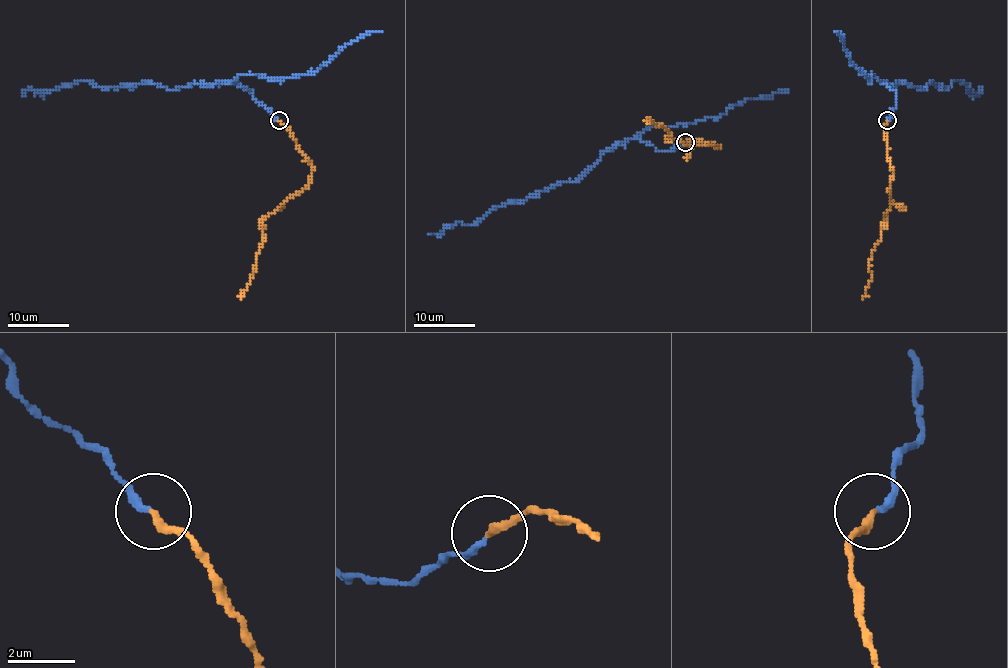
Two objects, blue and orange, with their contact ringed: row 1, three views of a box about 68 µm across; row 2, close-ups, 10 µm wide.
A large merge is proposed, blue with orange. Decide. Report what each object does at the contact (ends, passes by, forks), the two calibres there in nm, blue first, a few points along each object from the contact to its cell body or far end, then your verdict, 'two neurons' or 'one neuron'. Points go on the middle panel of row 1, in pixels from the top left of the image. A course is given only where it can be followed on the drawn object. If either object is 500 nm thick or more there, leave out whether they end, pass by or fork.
blue ends; orange ends; calibres 220 and 280 nm; course blue (684, 143), (667, 152), (626, 140), (578, 179), (494, 207), (472, 226), (455, 223), (429, 235); course orange (684, 143), (695, 138), (718, 147), (686, 146), (669, 140), (663, 124), (657, 126), (647, 116); one neuron

